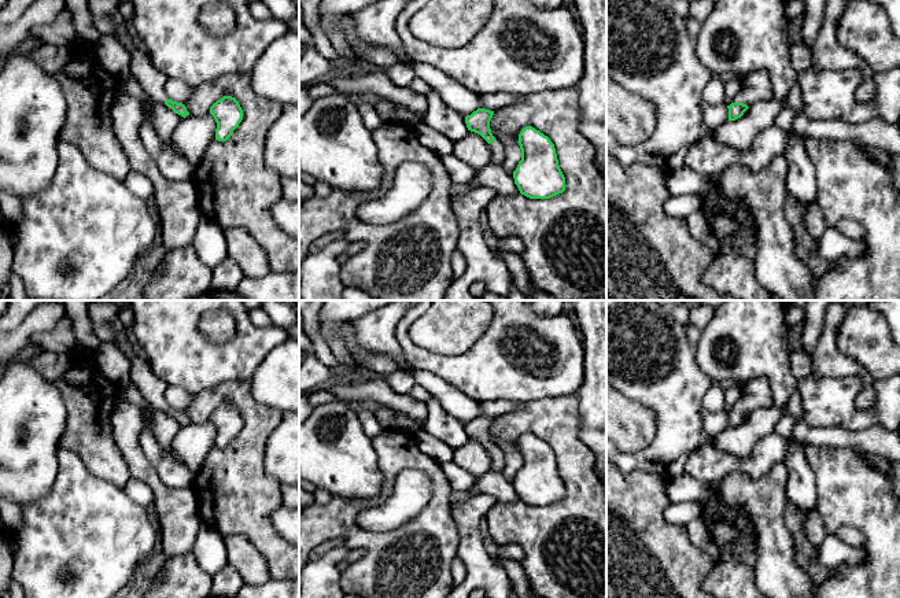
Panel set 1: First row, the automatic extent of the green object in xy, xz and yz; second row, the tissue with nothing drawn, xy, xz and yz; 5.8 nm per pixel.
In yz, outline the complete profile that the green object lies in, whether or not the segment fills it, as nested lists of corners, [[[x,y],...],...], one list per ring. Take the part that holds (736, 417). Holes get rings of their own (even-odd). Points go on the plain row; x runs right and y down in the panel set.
[[[757,377],[741,385],[744,392],[733,406],[733,410],[727,413],[729,428],[741,425],[756,409],[772,406],[772,394],[766,377]]]

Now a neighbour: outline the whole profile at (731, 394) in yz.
[[[741,384],[724,387],[724,411],[730,413],[735,402],[741,398],[744,390]]]

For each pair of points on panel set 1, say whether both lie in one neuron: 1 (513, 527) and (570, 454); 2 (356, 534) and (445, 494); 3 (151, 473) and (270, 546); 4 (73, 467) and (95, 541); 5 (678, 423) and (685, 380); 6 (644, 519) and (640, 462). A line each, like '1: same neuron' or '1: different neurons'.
1: same neuron
2: same neuron
3: different neurons
4: same neuron
5: same neuron
6: different neurons

